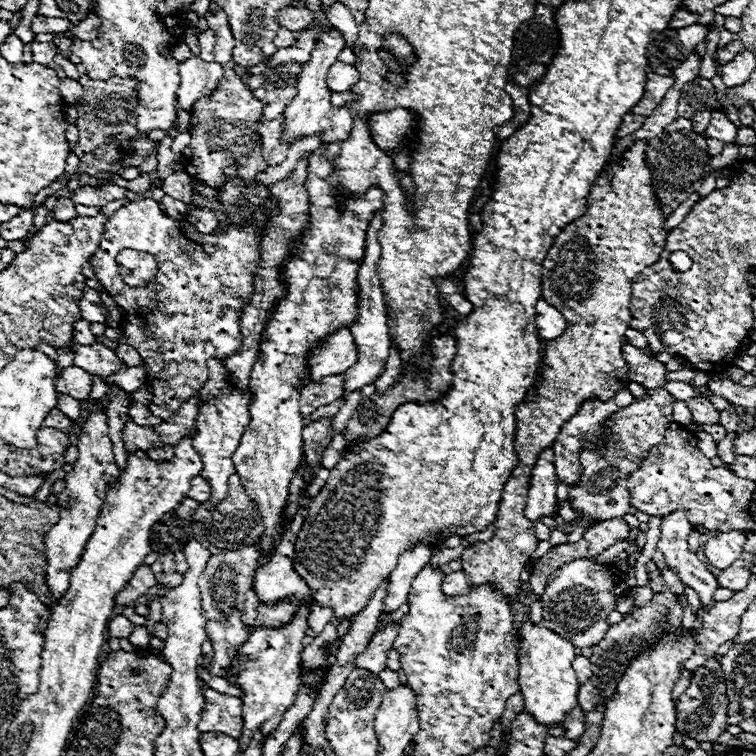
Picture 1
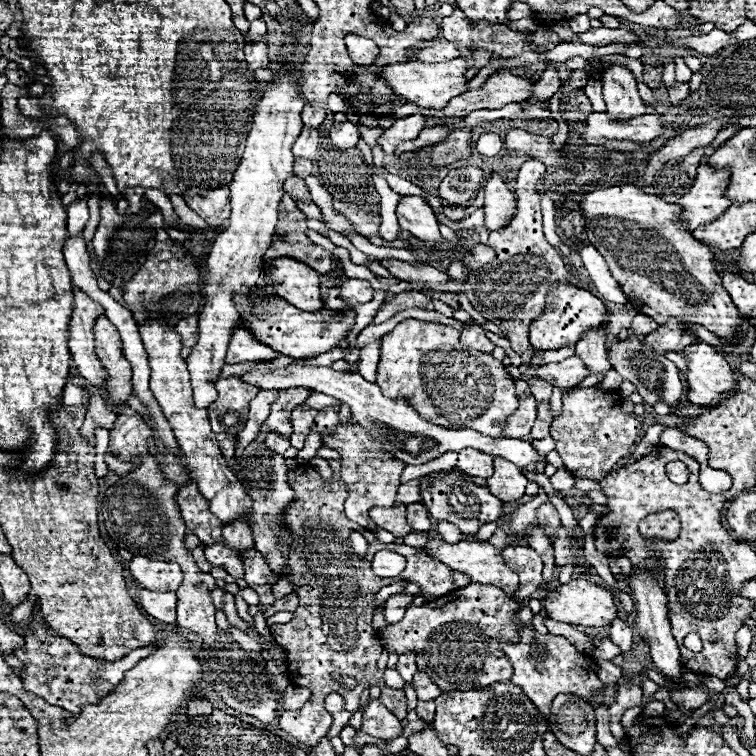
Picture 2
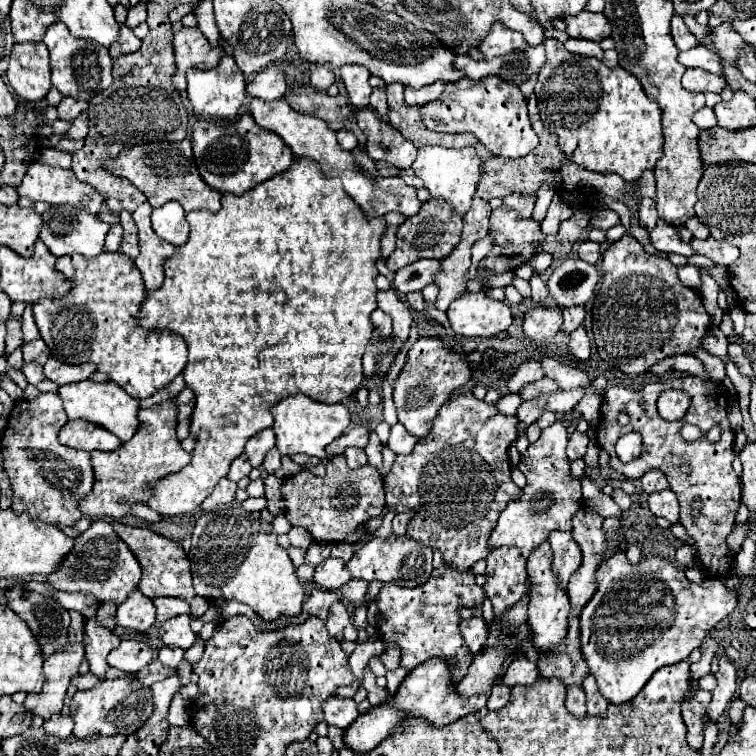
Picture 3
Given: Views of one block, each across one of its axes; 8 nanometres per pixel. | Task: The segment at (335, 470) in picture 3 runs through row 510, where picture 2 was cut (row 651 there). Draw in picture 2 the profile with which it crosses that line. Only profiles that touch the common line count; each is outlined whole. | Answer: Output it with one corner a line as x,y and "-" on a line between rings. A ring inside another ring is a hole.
300,464
288,472
288,484
296,492
296,502
288,504
288,508
284,510
284,520
288,520
292,536
300,540
300,544
292,548
288,564
280,572
272,572
264,556
256,548
242,552
240,558
244,560
248,586
260,596
260,606
272,606
276,602
276,598
272,596
272,586
280,578
294,580
298,594
298,608
294,612
294,618
288,624
272,624
270,632
286,652
290,682
302,688
310,688
312,696
300,710
282,712
280,728
312,748
320,742
320,738
328,734
334,722
332,714
328,714
328,710
324,708
324,700
332,692
338,692
344,698
344,708
348,712
354,712
360,704
360,694
366,688
380,686
380,702
390,708
396,718
406,718
408,704
404,690
388,688
384,684
384,672
376,666
382,648
378,646
378,634
372,630
372,614
376,608
374,598
380,588
398,580
420,584
422,596
426,598
440,598
454,590
454,580
452,570
432,560
422,548
412,548
406,544
384,544
374,536
374,532
364,530
360,524
352,524
344,516
348,488
342,480
326,480
310,464
-
350,532
360,532
368,540
368,552
364,556
358,556
352,550
348,540
-
380,550
394,550
406,558
406,570
398,578
378,578
372,572
370,562
-
332,672
354,676
358,680
358,686
354,690
340,688
340,684
330,678

